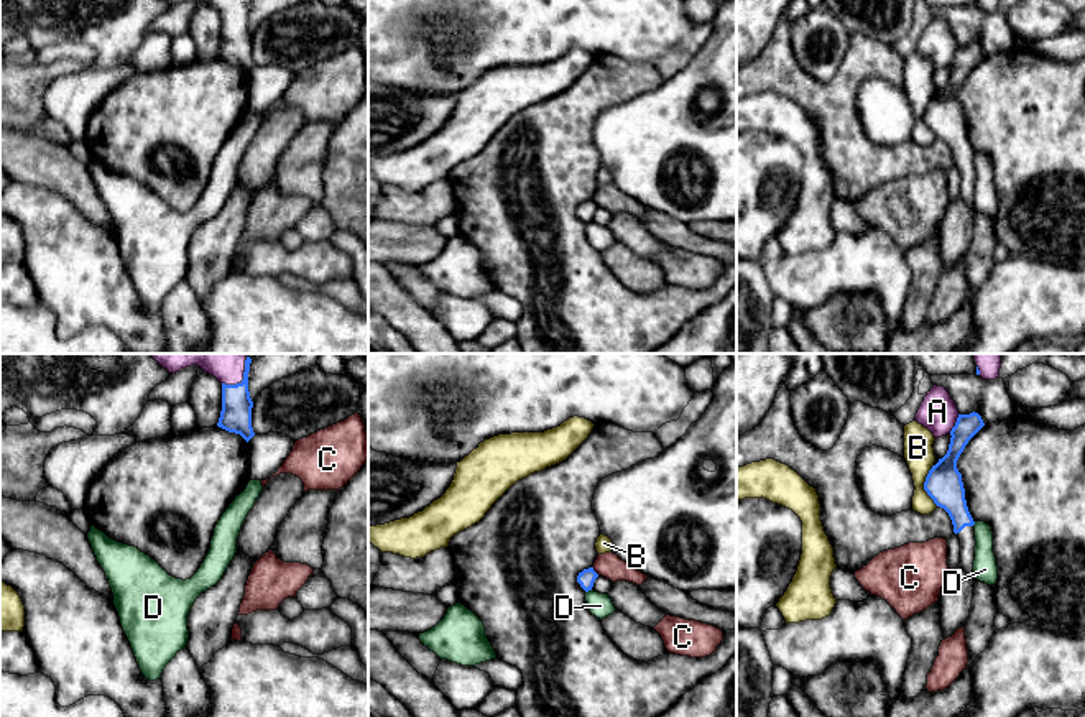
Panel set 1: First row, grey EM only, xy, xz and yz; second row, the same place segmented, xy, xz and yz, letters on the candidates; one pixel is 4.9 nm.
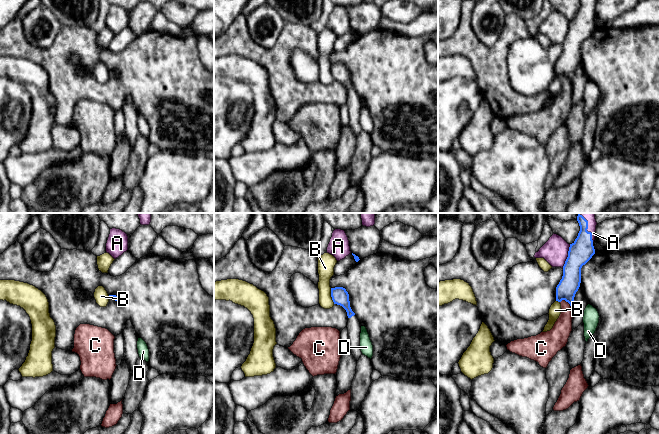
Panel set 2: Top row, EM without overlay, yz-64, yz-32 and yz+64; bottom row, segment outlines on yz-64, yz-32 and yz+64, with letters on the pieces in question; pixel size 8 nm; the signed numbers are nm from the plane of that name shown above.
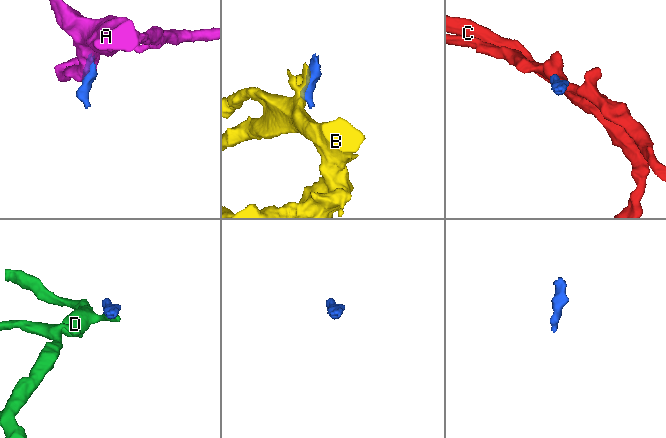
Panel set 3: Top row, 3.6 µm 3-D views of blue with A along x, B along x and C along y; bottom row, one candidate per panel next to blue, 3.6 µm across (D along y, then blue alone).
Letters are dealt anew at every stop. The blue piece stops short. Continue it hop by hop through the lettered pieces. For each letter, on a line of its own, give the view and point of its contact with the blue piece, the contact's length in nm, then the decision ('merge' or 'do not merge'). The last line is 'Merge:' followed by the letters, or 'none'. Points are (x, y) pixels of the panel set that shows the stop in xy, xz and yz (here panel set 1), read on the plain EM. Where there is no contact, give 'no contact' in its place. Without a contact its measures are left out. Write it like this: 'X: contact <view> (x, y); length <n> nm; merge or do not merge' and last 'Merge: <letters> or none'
A: contact yz (955, 55); length 120 nm; merge
B: contact yz (924, 117); length 200 nm; do not merge
C: contact xz (594, 203); length 60 nm; do not merge
D: contact xz (589, 221); length 40 nm; do not merge
Merge: A

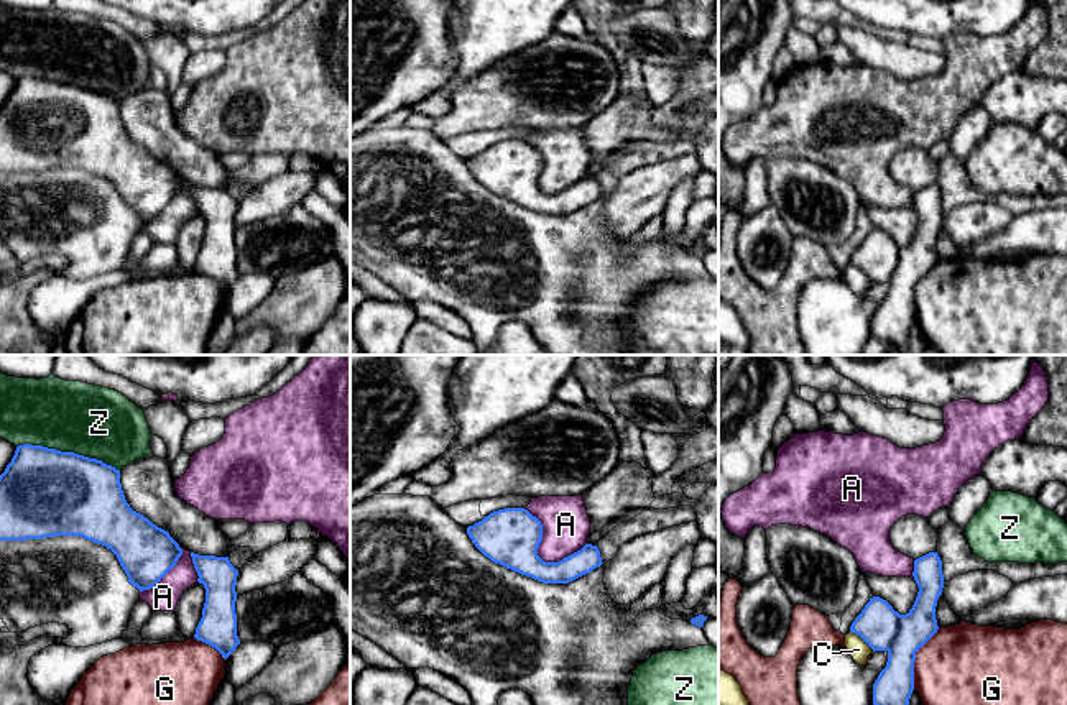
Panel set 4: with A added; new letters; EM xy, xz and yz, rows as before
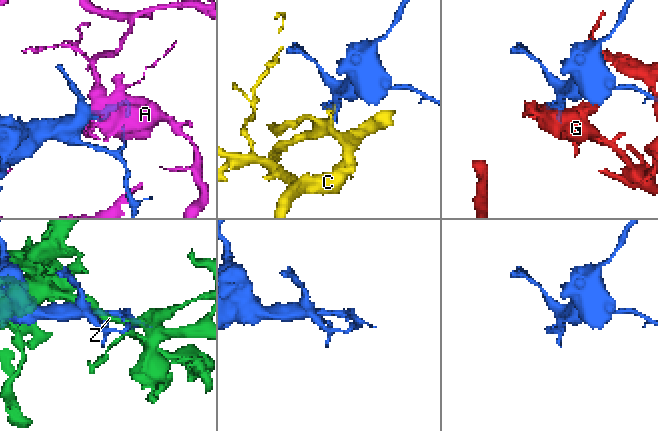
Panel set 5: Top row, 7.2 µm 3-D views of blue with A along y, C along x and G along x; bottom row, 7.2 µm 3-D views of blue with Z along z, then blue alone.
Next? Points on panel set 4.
A: contact xz (538, 188); length 340 nm; do not merge
C: contact yz (862, 270); length 150 nm; do not merge
G: contact yz (914, 291); length 320 nm; do not merge
Z: contact xy (68, 84); length 500 nm; do not merge
Merge: none

